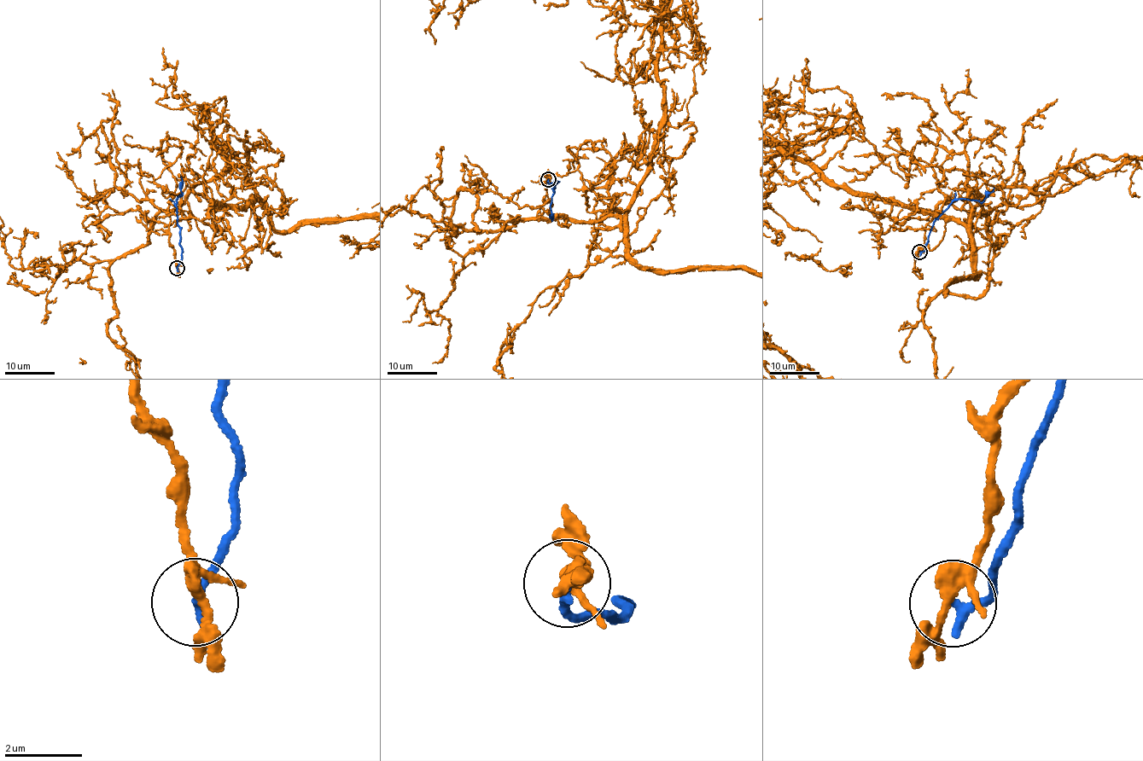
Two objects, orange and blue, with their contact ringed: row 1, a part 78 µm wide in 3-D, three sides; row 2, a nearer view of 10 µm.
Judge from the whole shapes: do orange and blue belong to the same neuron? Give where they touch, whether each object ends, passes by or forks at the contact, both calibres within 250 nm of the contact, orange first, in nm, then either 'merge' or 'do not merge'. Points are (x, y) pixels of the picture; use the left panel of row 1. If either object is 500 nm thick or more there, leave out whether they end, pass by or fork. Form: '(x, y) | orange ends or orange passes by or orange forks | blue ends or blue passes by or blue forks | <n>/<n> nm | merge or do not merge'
(177, 268) | orange forks | blue ends | 280/280 nm | do not merge

